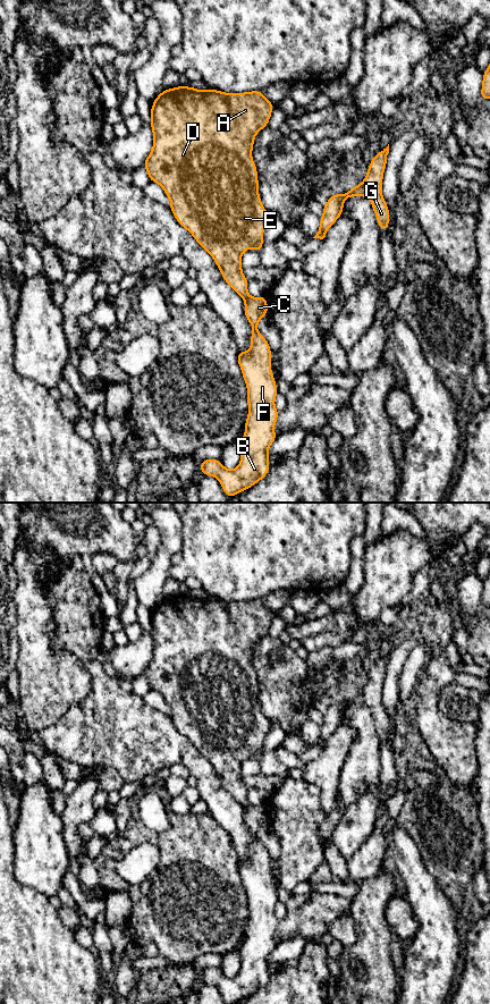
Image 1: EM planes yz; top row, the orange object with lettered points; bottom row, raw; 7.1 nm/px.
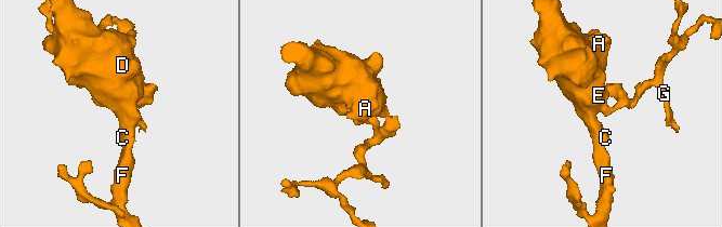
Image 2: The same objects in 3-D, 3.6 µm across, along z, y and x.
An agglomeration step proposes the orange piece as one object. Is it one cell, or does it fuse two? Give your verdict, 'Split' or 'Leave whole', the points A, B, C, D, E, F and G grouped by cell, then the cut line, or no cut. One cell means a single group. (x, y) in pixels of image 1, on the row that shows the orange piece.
Leave whole. Groups: A B C D E F G. No split

